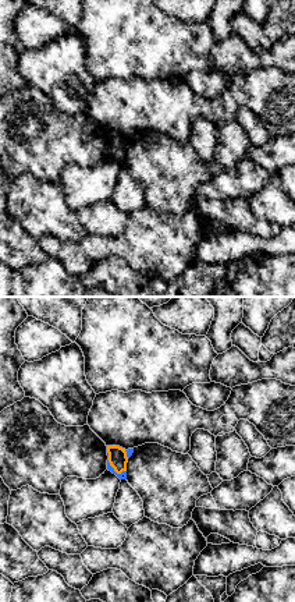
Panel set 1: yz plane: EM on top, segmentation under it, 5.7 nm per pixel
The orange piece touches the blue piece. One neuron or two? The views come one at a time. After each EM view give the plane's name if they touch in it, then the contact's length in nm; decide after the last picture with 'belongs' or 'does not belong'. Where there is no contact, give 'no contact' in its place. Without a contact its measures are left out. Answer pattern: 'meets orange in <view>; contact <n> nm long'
meets orange in yz; contact 130 nm long

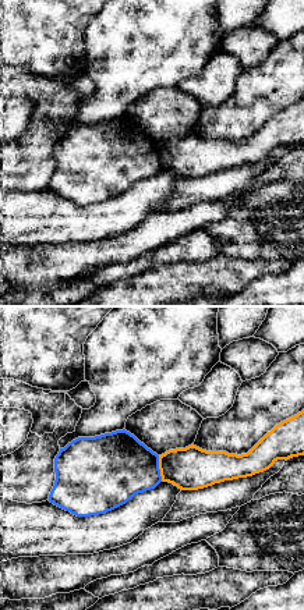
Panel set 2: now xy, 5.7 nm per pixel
meets orange in xy; contact 150 nm long

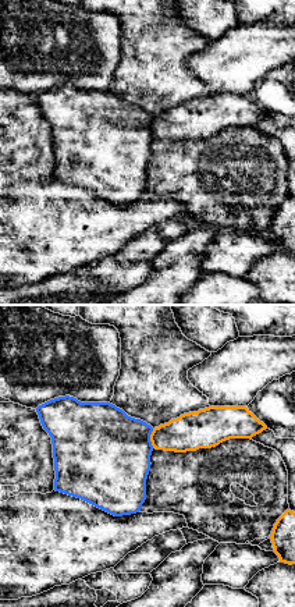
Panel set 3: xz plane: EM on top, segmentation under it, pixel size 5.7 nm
meets orange in xz; contact 110 nm long

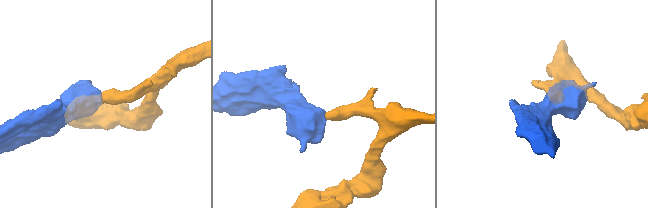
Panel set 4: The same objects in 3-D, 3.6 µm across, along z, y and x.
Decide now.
does not belong

